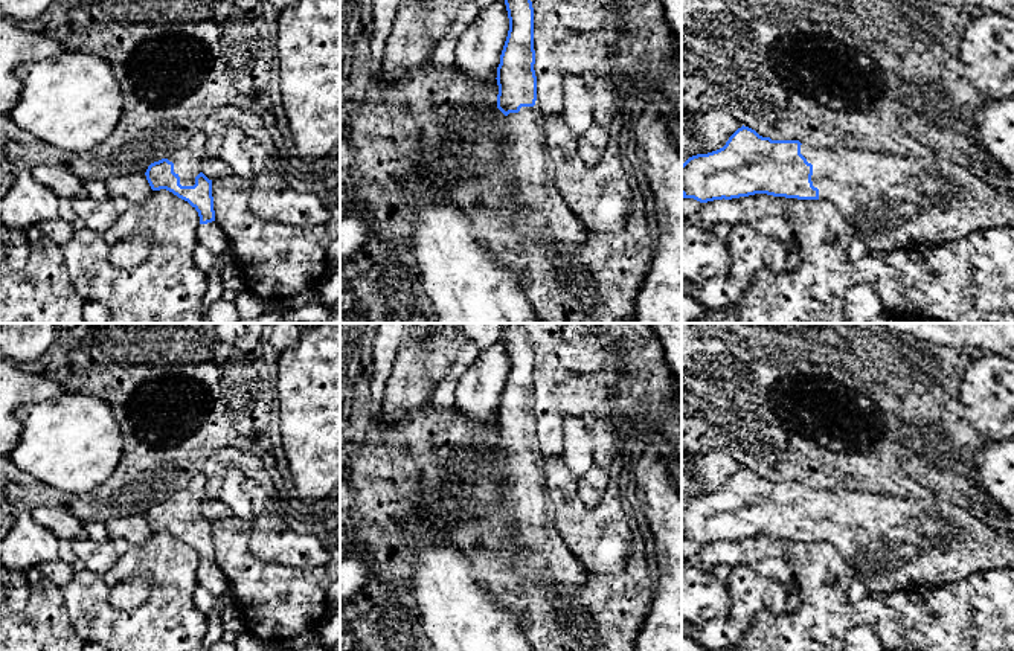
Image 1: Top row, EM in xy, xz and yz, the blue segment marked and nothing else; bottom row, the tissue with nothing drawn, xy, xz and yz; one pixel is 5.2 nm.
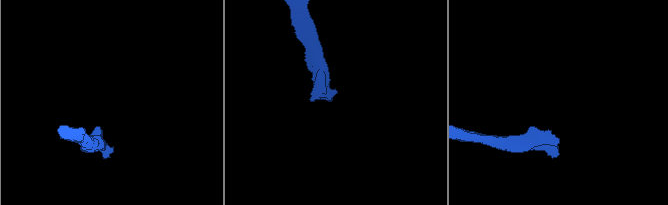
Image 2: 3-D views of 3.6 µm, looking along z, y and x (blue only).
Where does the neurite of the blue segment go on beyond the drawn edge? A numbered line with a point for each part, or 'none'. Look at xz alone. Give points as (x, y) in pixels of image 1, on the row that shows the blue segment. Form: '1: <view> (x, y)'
1: xz (543, 214)

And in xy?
1: xy (186, 160)

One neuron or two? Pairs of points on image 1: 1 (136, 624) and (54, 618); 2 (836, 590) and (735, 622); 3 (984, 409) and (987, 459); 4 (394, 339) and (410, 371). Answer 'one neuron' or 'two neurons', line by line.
1: two neurons
2: two neurons
3: two neurons
4: two neurons

